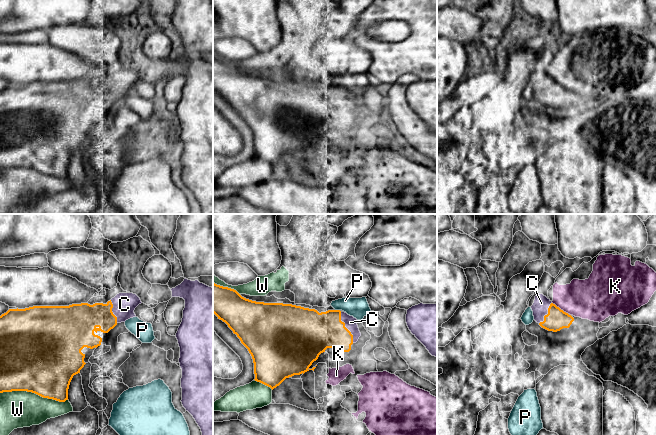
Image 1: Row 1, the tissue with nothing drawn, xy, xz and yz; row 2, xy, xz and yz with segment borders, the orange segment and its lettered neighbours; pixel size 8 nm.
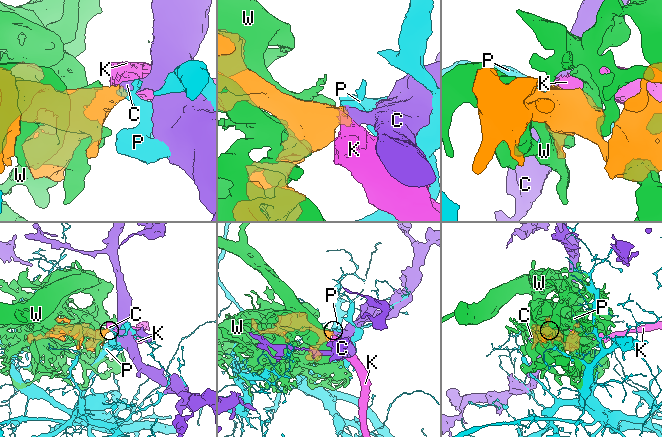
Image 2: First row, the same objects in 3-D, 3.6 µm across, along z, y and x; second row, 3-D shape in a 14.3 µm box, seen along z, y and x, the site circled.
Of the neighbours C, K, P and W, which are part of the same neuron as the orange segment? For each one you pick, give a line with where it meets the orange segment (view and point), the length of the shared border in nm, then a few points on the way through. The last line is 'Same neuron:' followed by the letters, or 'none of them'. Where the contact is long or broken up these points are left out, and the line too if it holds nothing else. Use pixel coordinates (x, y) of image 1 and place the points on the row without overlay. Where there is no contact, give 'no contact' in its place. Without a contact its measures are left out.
C: contact xz (345, 103); length 260 nm; way xz (315, 108), (345, 103), (350, 98)
Same neuron: C

